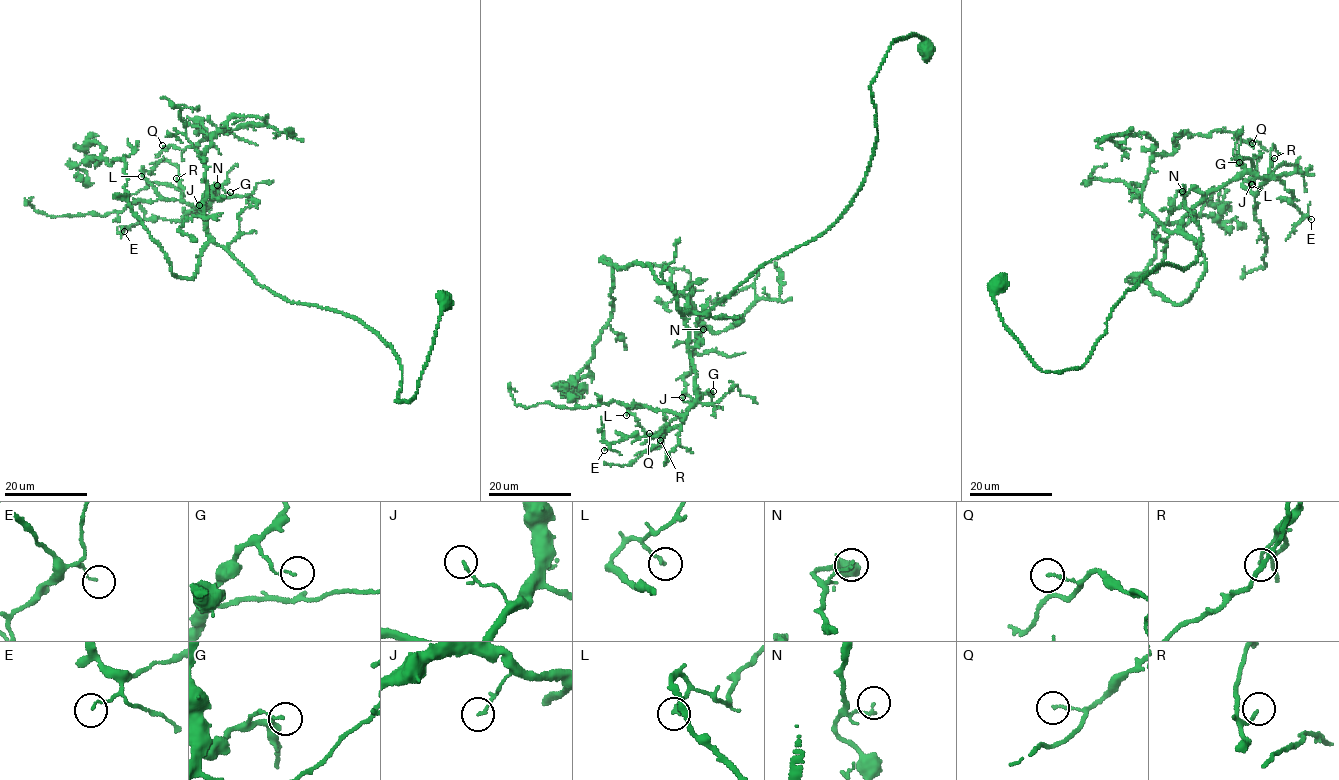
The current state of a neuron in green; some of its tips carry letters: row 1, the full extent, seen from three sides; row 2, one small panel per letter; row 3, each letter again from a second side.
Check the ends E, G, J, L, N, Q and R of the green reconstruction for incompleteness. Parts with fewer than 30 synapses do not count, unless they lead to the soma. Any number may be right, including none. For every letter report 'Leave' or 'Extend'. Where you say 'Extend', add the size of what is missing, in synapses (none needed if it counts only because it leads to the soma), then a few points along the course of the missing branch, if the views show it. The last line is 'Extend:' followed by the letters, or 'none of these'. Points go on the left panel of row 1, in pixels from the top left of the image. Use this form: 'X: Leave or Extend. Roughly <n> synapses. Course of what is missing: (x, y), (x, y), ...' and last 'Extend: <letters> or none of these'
E: Leave
G: Leave
J: Leave
L: Leave
N: Leave
Q: Leave
R: Leave
Extend: none of these

